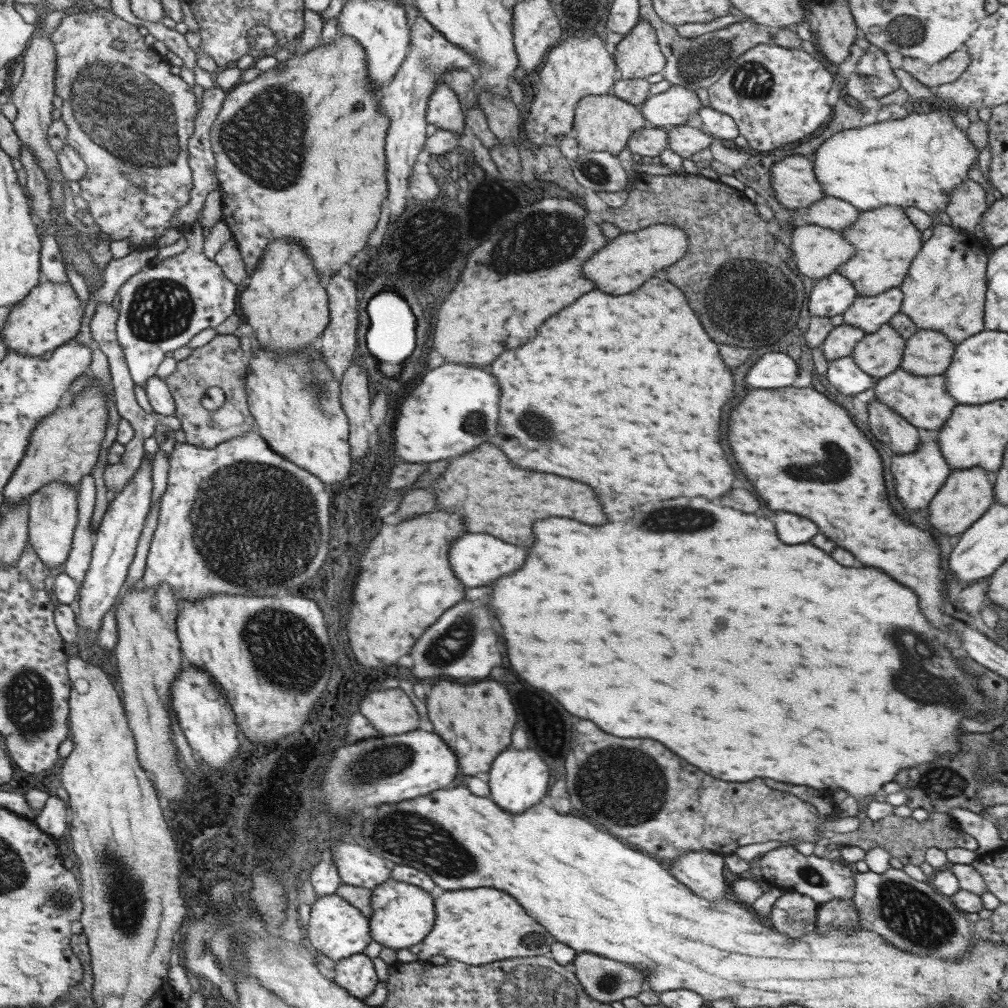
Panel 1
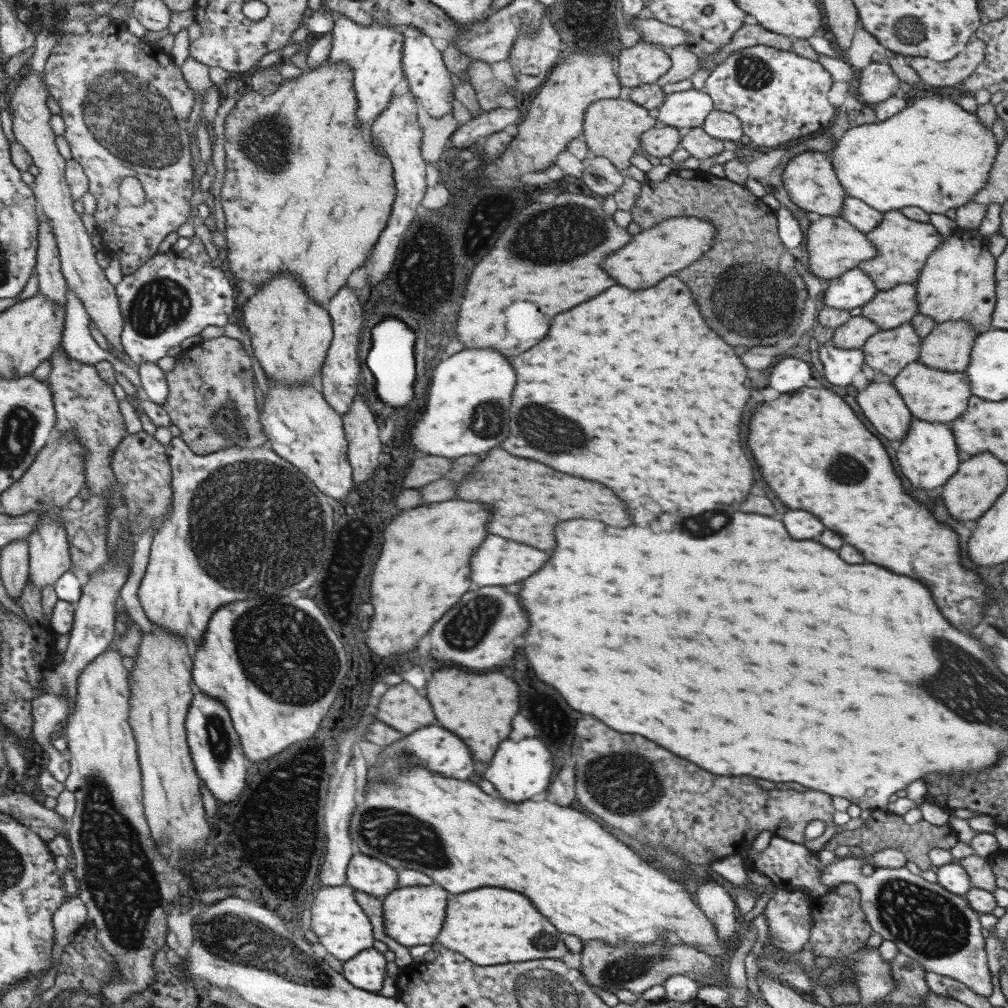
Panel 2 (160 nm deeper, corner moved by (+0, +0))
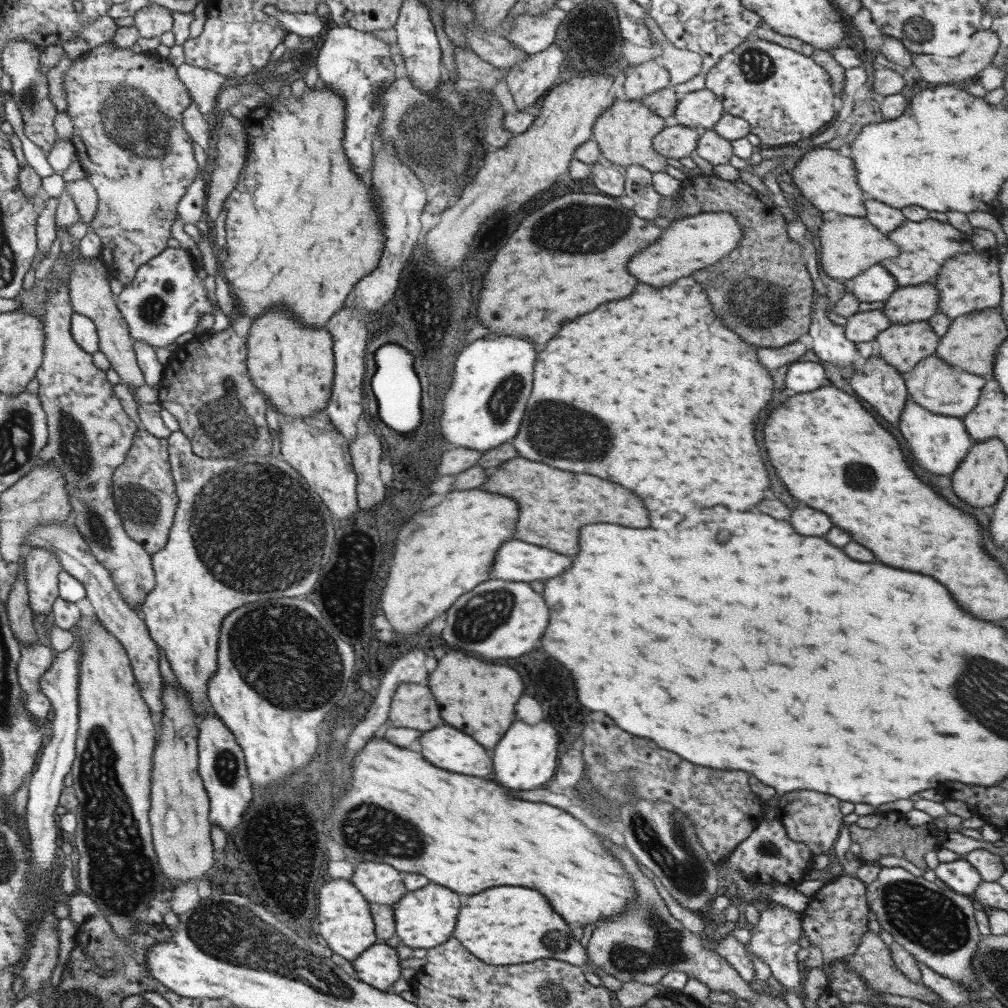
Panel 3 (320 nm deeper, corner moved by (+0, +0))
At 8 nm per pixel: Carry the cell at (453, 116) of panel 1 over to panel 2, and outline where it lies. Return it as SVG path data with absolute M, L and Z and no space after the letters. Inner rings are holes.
M405 25L405 30L401 34L401 68L407 80L408 90L419 98L423 109L430 117L439 118L451 113L453 78L445 68L441 52L417 27Z

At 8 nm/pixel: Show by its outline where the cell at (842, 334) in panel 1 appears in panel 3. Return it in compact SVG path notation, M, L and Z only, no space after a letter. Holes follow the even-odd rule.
M881 309L859 312L848 316L844 323L844 335L851 342L873 341L877 333L890 325L888 316Z

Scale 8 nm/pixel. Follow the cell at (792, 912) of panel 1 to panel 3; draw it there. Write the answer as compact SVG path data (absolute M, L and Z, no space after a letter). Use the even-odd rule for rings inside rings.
M777 904L763 907L759 911L757 923L749 930L750 937L745 949L750 961L751 957L757 956L761 962L767 964L767 968L771 972L770 976L773 976L784 990L794 993L802 1001L805 998L803 985L801 985L801 976L799 976L802 965L795 957L795 953L800 948L797 943L799 933L802 931L800 918L801 913L791 911Z

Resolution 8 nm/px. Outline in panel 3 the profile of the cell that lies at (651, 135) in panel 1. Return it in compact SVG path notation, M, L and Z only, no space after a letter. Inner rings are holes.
M683 125L664 127L652 139L652 148L665 159L678 160L695 151L700 131Z

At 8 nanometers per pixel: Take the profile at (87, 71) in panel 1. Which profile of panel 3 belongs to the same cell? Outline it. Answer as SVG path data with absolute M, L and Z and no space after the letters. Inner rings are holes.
M112 41L94 46L84 55L81 55L79 59L73 60L63 78L66 93L65 99L67 100L67 109L65 111L74 125L71 142L76 149L77 160L87 170L89 184L93 186L97 194L97 206L89 226L100 238L101 247L98 258L105 268L109 270L111 277L117 278L123 285L129 284L135 278L136 272L166 247L165 244L167 244L167 239L170 237L171 224L175 220L177 203L186 193L187 187L191 185L196 173L199 171L191 148L191 138L182 128L182 112L191 102L190 94L181 81L177 79L176 67L167 58L161 58L157 54L152 55L145 52L135 53L129 48L121 49Z

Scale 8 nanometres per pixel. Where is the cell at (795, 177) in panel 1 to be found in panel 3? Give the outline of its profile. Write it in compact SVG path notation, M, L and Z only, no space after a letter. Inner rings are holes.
M818 148L807 152L793 167L792 179L800 194L822 213L837 212L838 215L850 217L866 215L866 196L855 184L854 164L837 150Z

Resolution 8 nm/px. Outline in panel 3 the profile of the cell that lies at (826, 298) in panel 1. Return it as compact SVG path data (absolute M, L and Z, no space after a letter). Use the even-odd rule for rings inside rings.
M875 264L861 274L847 278L843 284L845 293L853 295L859 302L881 302L898 288L895 279L885 268Z

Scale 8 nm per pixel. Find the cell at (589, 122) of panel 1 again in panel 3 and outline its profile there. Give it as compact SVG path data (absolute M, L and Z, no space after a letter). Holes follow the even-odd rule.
M615 99L595 120L590 139L597 144L600 155L609 163L616 164L622 175L624 169L631 165L640 166L651 173L664 172L666 159L652 148L652 139L663 130L664 124L660 116L640 101Z

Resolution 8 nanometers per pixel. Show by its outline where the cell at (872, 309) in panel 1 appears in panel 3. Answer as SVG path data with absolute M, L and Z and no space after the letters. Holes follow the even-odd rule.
M933 282L917 284L913 286L899 287L895 289L881 309L891 323L905 324L908 322L917 322L929 320L938 312L938 290Z

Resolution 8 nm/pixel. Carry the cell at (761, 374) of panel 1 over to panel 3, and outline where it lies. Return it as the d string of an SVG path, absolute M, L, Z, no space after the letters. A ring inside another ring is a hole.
M795 361L789 365L785 374L785 388L795 392L809 392L829 384L823 367L812 361Z

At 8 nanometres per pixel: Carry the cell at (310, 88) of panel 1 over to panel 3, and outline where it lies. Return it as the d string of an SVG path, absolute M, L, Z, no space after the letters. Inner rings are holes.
M321 84L308 88L308 91L301 98L295 98L292 94L289 99L271 98L271 101L266 102L259 108L249 110L247 117L241 120L248 142L247 155L245 156L245 163L240 170L237 185L224 200L223 208L226 212L224 220L226 241L224 248L227 252L227 258L221 264L220 271L221 276L225 278L228 284L229 291L237 298L237 302L239 302L239 306L243 310L243 314L240 315L257 318L257 316L261 316L261 312L281 304L281 306L293 310L293 316L301 324L311 326L311 328L323 328L323 324L343 306L343 300L351 292L351 288L354 287L353 284L357 284L359 279L367 276L377 267L384 241L382 225L379 224L379 218L377 218L377 214L373 210L373 204L371 204L373 188L371 188L368 178L363 180L361 177L356 176L343 153L344 122L343 99L336 92L333 92L332 88L326 88L326 86Z

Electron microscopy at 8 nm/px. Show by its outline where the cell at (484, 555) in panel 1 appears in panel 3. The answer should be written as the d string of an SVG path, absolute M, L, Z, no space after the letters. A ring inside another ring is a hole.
M511 540L497 550L489 578L524 583L547 580L559 576L569 564L571 558L567 556L559 556L547 548L537 548L521 540Z

